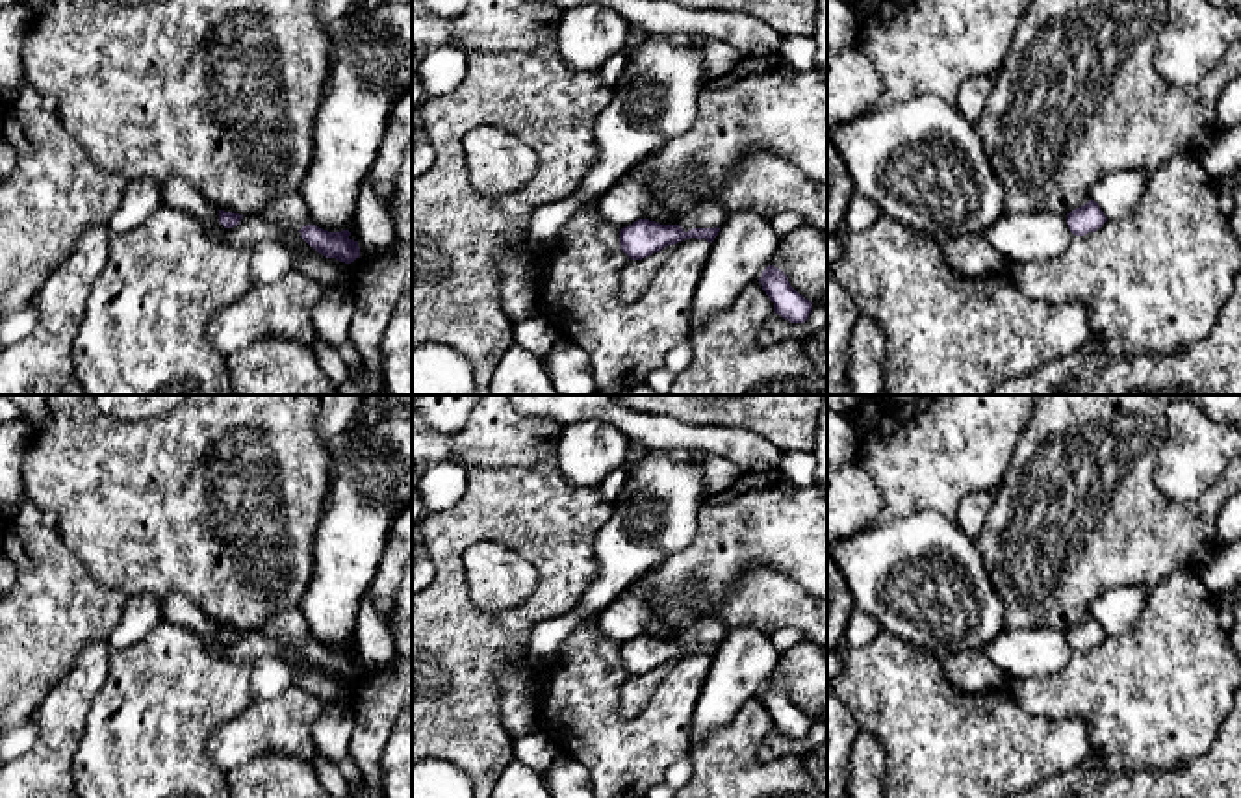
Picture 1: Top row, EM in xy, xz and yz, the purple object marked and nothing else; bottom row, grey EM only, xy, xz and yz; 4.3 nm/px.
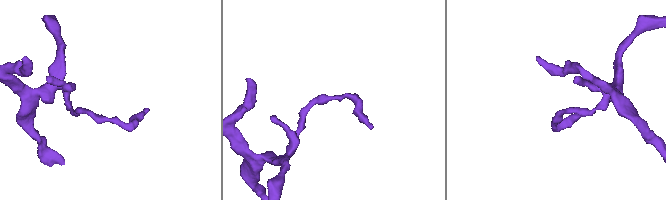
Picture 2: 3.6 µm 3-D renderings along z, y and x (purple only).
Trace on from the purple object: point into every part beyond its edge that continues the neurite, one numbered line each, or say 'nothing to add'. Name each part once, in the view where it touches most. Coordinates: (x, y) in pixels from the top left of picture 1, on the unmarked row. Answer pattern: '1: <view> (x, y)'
nothing to add

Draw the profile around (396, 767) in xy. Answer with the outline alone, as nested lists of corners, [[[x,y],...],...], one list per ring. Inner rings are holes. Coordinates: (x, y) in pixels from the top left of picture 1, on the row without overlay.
[[[412,705],[395,720],[380,759],[386,798],[412,798]]]

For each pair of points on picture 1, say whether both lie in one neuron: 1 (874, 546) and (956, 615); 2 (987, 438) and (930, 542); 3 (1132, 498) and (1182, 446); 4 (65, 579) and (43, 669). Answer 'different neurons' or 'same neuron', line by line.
1: same neuron
2: different neurons
3: different neurons
4: same neuron

